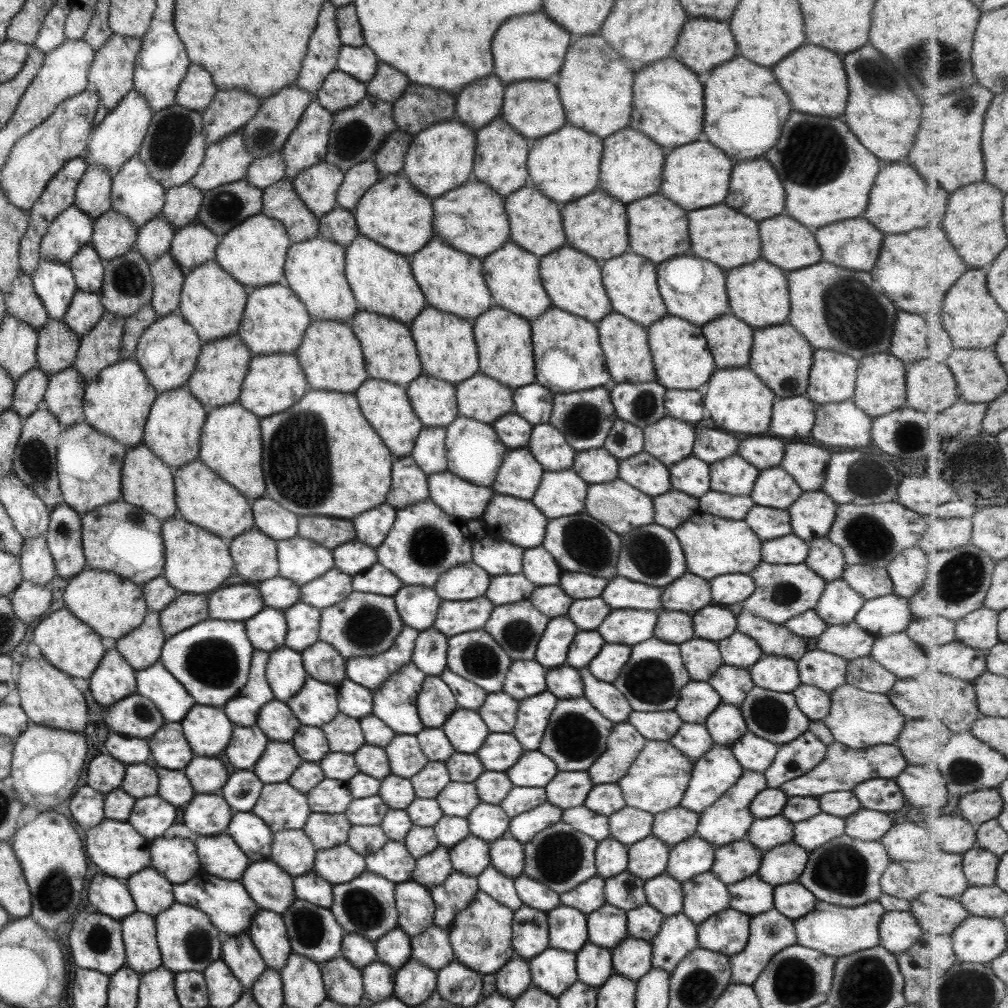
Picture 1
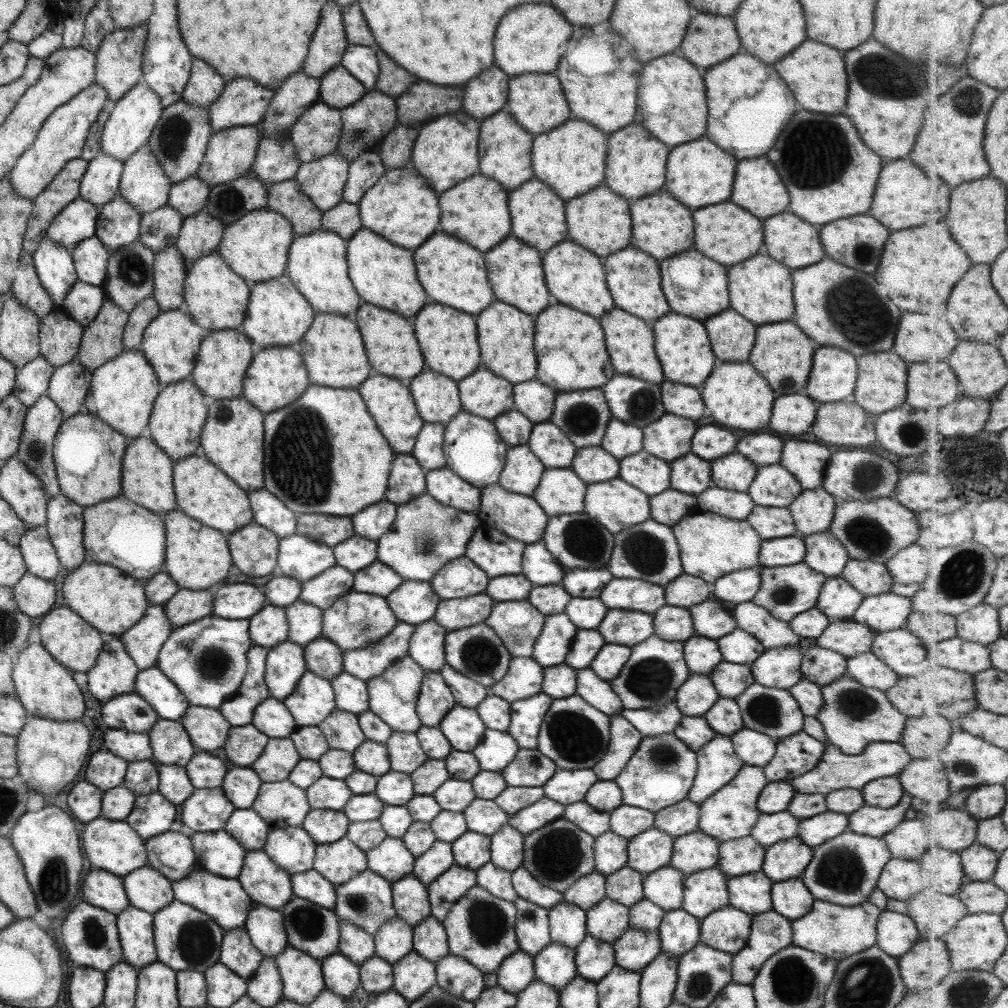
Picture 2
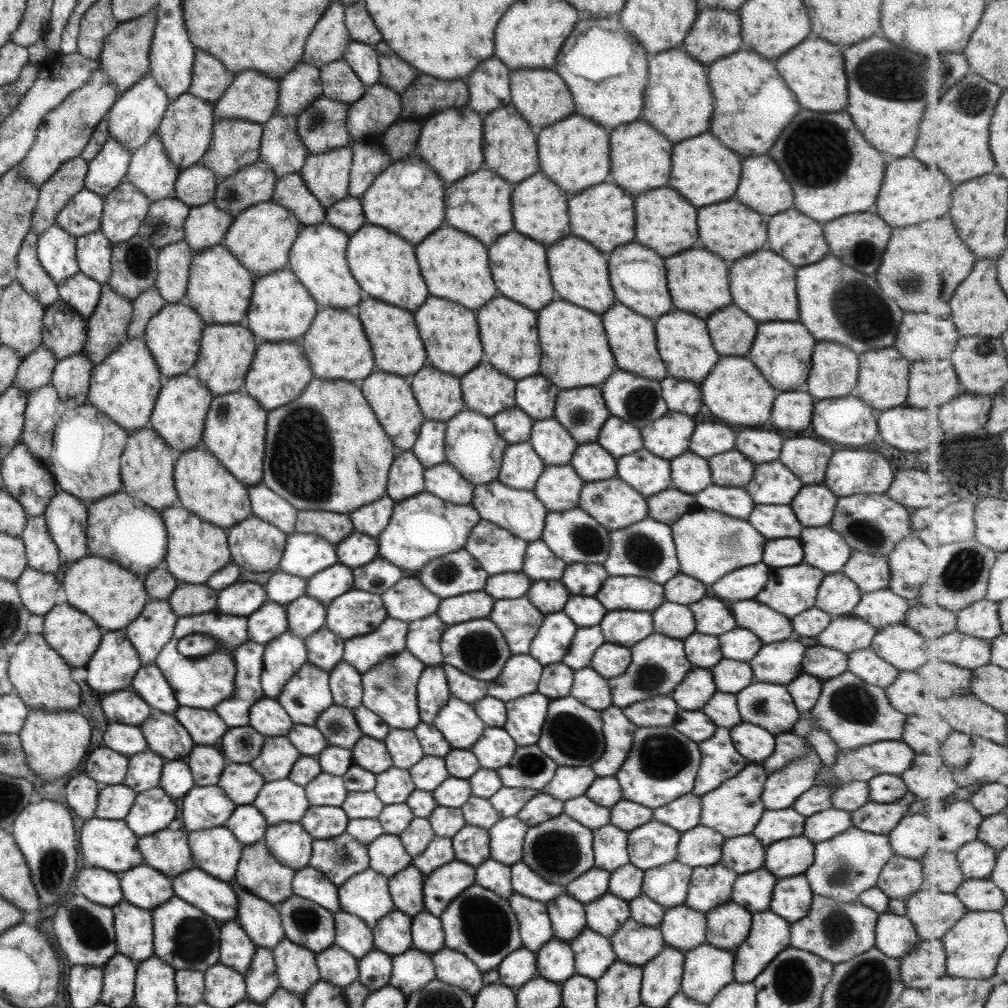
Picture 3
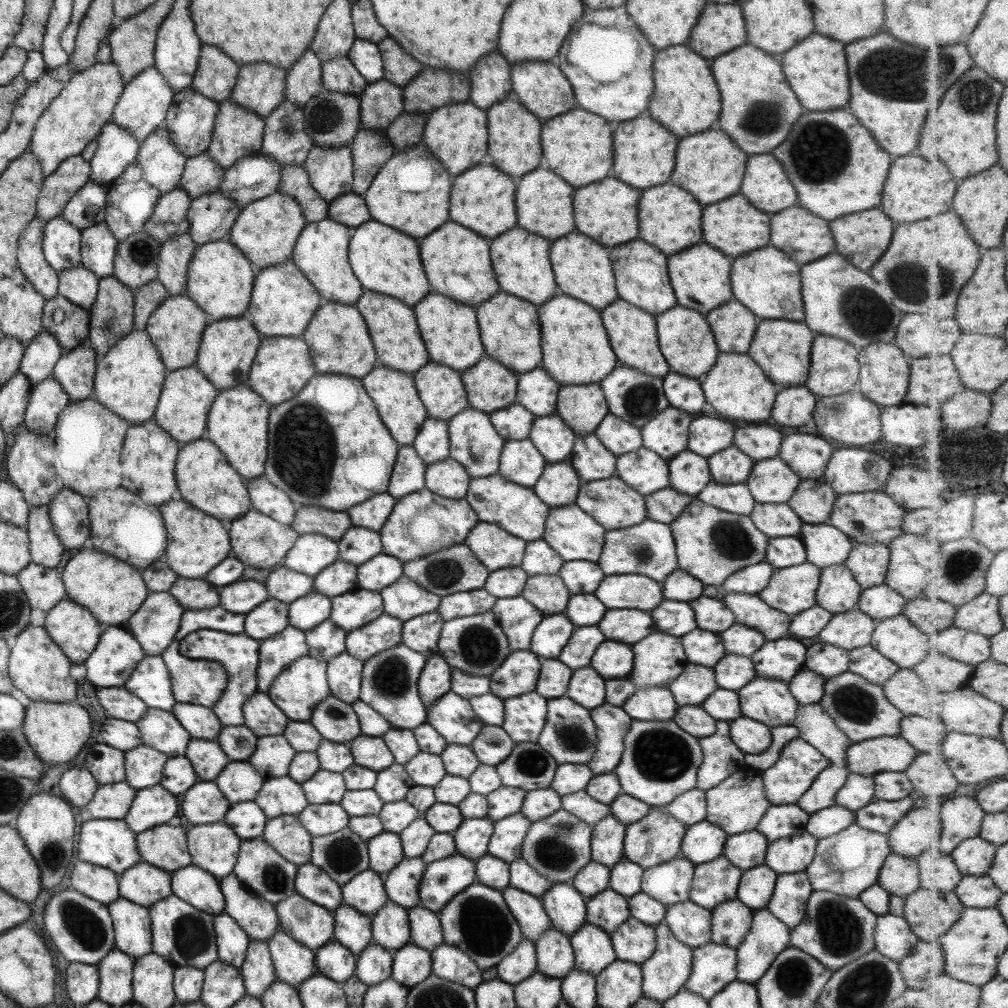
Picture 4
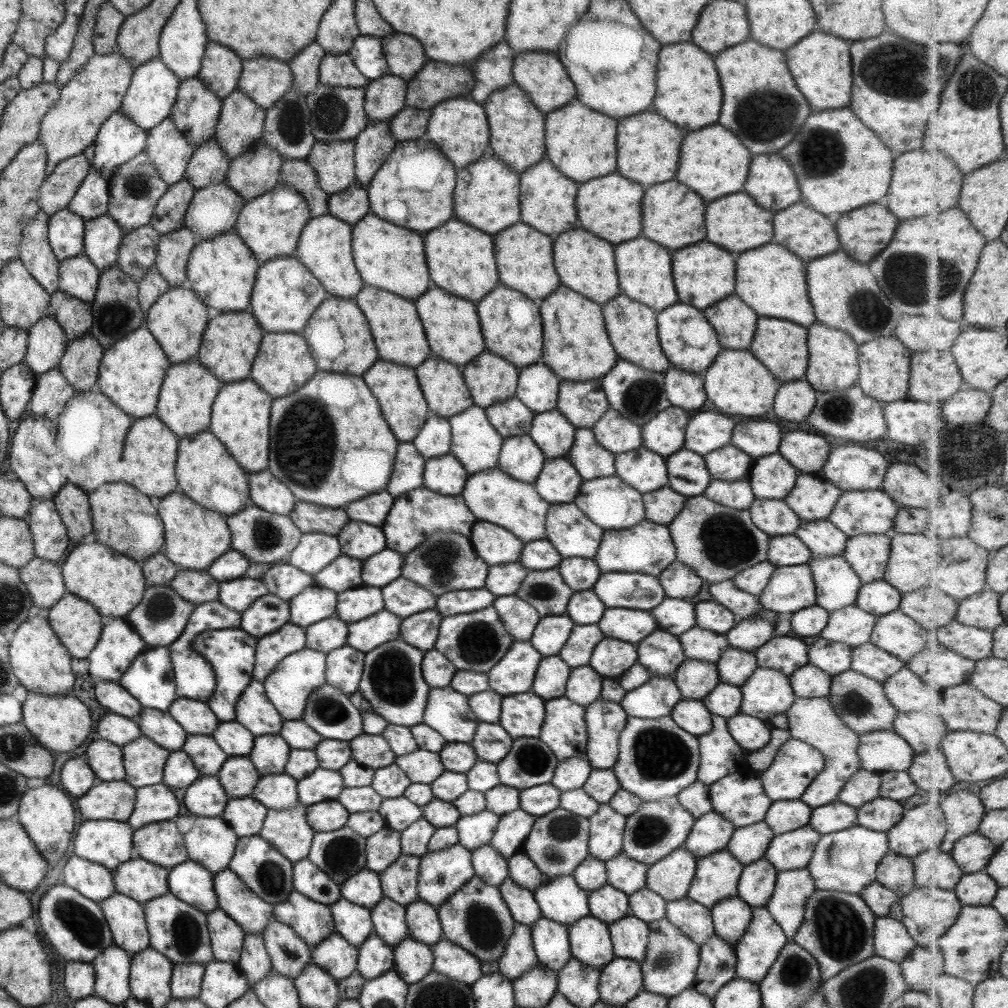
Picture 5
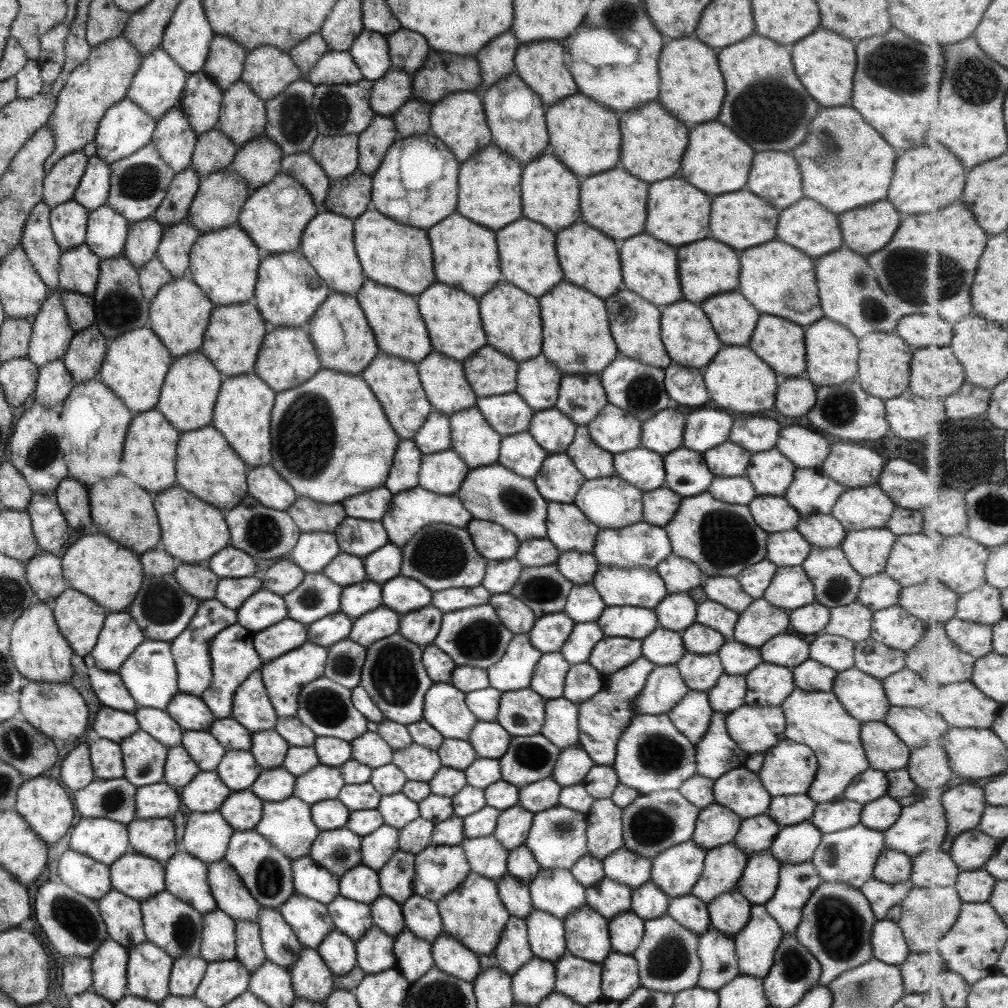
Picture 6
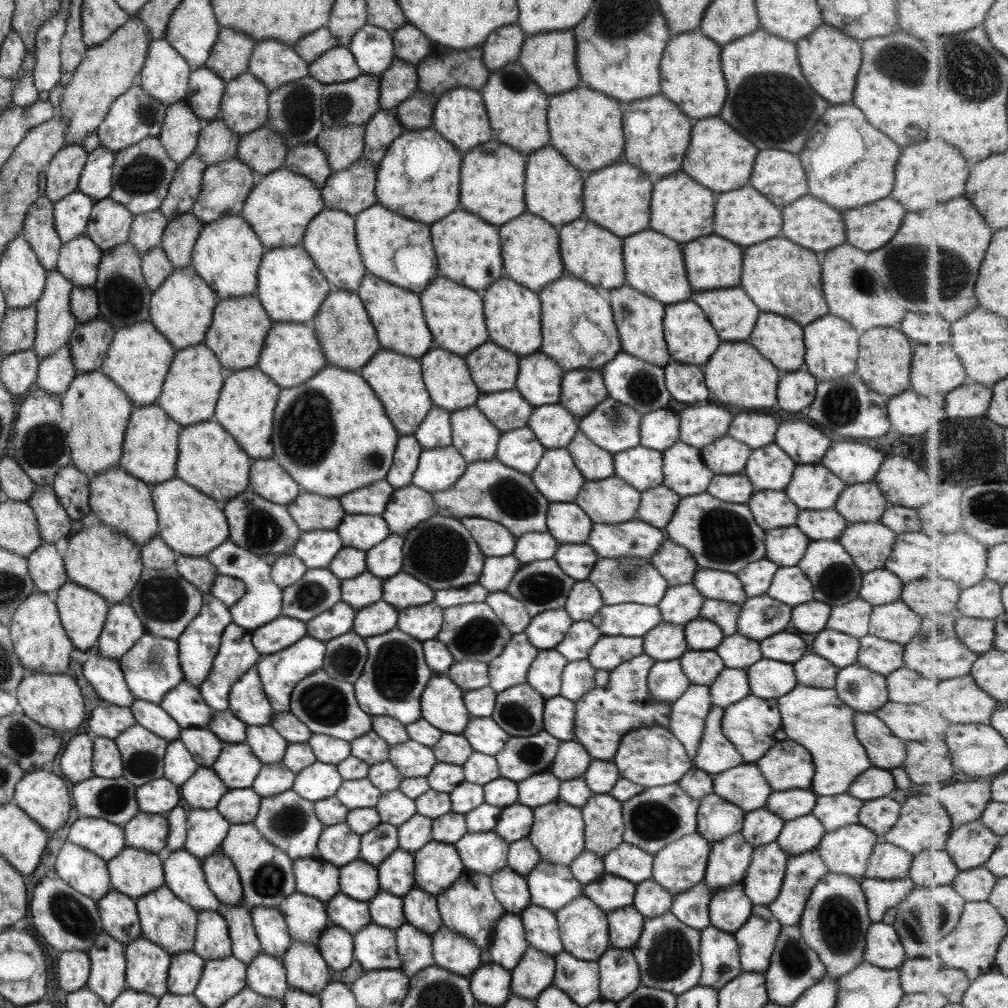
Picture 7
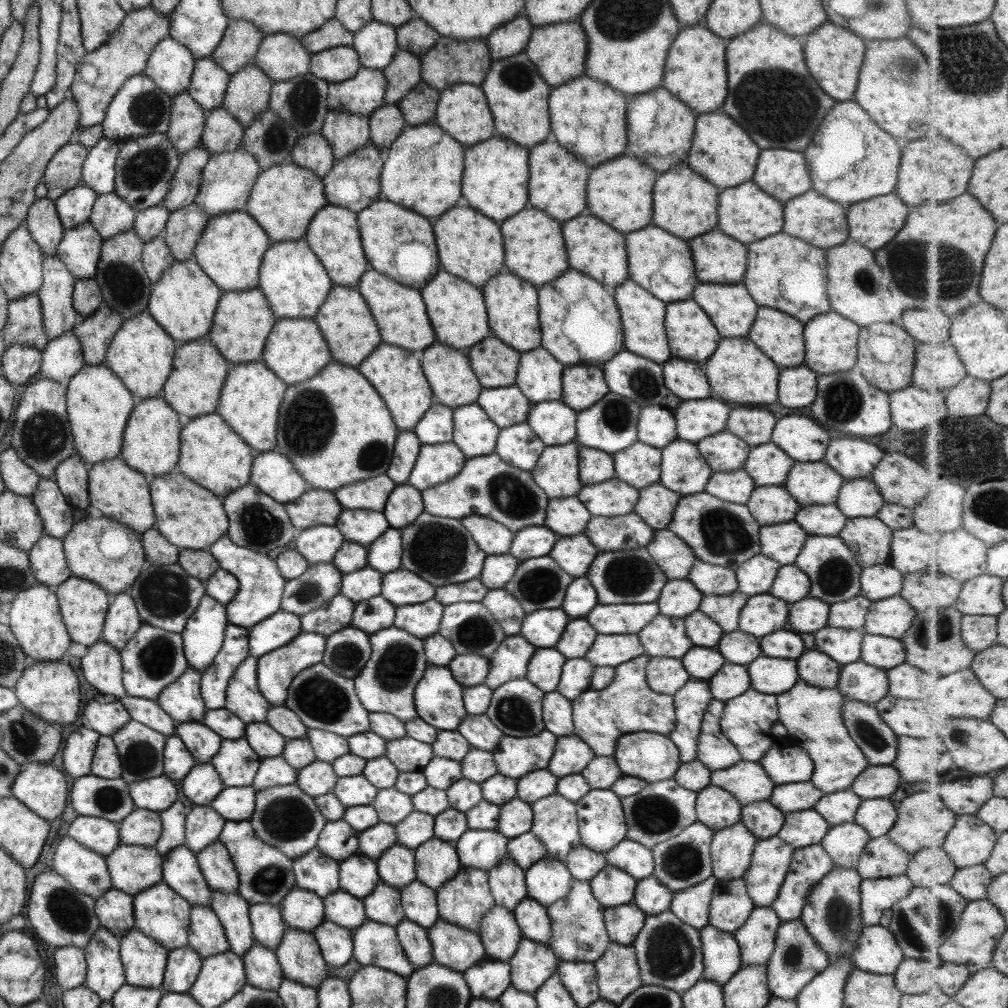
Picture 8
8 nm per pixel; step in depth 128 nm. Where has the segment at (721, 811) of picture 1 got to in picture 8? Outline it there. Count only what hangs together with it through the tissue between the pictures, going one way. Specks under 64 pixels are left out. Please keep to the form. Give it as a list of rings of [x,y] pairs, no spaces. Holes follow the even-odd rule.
[[[744,760],[725,770],[710,772],[710,784],[726,790],[741,806],[768,800],[774,787],[758,762]]]

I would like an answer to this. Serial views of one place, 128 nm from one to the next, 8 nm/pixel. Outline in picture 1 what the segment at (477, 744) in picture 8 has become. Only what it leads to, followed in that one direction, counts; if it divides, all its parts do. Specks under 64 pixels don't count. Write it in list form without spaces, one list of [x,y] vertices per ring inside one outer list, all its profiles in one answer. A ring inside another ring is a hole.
[[[494,732],[488,733],[475,755],[484,771],[506,772],[524,751],[511,733]]]

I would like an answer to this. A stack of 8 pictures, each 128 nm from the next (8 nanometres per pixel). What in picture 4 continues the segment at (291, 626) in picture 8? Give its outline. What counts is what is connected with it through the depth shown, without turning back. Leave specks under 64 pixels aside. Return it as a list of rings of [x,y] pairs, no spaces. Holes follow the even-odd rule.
[[[287,626],[279,634],[259,641],[256,687],[268,694],[271,683],[288,664],[307,654],[304,632]]]

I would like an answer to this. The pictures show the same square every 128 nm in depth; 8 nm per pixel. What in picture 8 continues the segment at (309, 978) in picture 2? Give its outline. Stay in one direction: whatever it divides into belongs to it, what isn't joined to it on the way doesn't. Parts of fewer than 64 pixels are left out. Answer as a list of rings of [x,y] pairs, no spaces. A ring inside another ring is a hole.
[[[249,905],[248,917],[255,944],[274,951],[279,946],[286,929],[278,905]]]

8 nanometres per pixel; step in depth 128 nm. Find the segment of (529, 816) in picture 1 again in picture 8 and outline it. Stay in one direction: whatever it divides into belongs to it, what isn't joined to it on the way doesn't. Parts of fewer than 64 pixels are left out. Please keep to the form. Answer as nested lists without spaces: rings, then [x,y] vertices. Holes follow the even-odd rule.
[[[546,769],[528,772],[516,779],[516,797],[527,804],[556,792],[557,777]]]

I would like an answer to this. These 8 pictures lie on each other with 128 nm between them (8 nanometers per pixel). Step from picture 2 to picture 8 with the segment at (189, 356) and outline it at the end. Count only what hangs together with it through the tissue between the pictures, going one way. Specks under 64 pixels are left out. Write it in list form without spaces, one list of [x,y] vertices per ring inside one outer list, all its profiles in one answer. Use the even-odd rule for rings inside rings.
[[[193,259],[185,261],[174,261],[174,263],[166,268],[157,282],[152,284],[150,297],[147,303],[146,312],[151,318],[166,332],[178,345],[187,341],[195,340],[195,338],[206,338],[209,327],[212,323],[213,315],[223,292],[211,283],[211,280],[204,272],[194,263]]]

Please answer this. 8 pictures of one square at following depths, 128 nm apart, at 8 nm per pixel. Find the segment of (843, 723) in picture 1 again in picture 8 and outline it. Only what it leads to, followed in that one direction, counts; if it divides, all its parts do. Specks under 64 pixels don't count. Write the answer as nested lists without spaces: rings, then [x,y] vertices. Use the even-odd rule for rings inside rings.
[[[859,660],[840,667],[836,689],[842,698],[874,705],[888,694],[888,680],[883,669]]]

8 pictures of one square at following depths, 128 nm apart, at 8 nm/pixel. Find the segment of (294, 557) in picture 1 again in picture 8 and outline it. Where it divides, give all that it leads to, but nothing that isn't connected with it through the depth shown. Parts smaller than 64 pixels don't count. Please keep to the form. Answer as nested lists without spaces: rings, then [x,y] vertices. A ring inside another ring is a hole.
[[[316,525],[305,528],[295,539],[295,551],[308,565],[332,563],[344,538],[335,526]]]

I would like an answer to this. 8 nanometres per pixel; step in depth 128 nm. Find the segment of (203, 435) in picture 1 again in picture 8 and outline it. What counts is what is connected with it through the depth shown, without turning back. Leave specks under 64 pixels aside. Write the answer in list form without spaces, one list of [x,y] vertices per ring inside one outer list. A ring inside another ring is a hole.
[[[261,360],[229,366],[214,412],[254,453],[273,450],[276,444],[279,405],[287,387],[288,385],[277,378]]]

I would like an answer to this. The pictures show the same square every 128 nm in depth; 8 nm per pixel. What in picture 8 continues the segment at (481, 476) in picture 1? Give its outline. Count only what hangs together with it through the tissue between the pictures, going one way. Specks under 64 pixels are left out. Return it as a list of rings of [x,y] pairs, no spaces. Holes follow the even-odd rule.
[[[476,402],[452,409],[452,442],[466,459],[493,453],[499,431]]]

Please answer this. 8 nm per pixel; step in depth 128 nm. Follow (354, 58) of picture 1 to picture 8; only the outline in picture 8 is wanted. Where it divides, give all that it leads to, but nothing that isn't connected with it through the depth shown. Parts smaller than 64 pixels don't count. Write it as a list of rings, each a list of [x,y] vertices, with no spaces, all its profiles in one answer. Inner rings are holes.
[[[371,21],[354,34],[351,47],[357,53],[359,65],[382,72],[398,50],[396,28]]]

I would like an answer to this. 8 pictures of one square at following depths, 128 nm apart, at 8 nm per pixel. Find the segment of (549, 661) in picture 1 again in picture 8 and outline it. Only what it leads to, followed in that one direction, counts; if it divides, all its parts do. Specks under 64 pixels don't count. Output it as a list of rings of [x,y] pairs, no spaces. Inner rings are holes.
[[[540,608],[525,613],[518,634],[536,648],[554,648],[568,620],[560,608]]]

